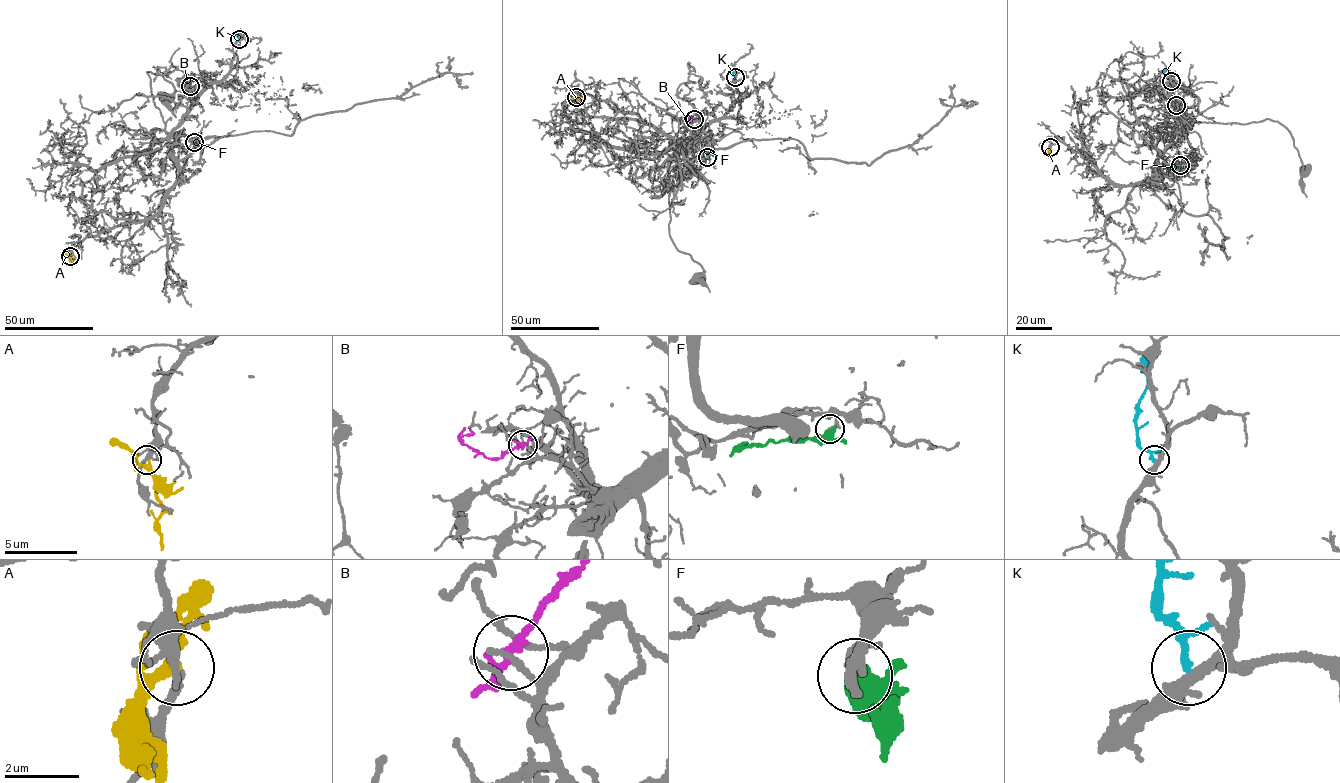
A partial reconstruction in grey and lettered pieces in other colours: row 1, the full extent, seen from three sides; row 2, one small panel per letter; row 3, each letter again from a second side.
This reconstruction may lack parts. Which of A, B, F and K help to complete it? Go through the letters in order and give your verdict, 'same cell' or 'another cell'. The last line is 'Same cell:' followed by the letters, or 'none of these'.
A: another cell
B: another cell
F: another cell
K: another cell
Same cell: none of these

